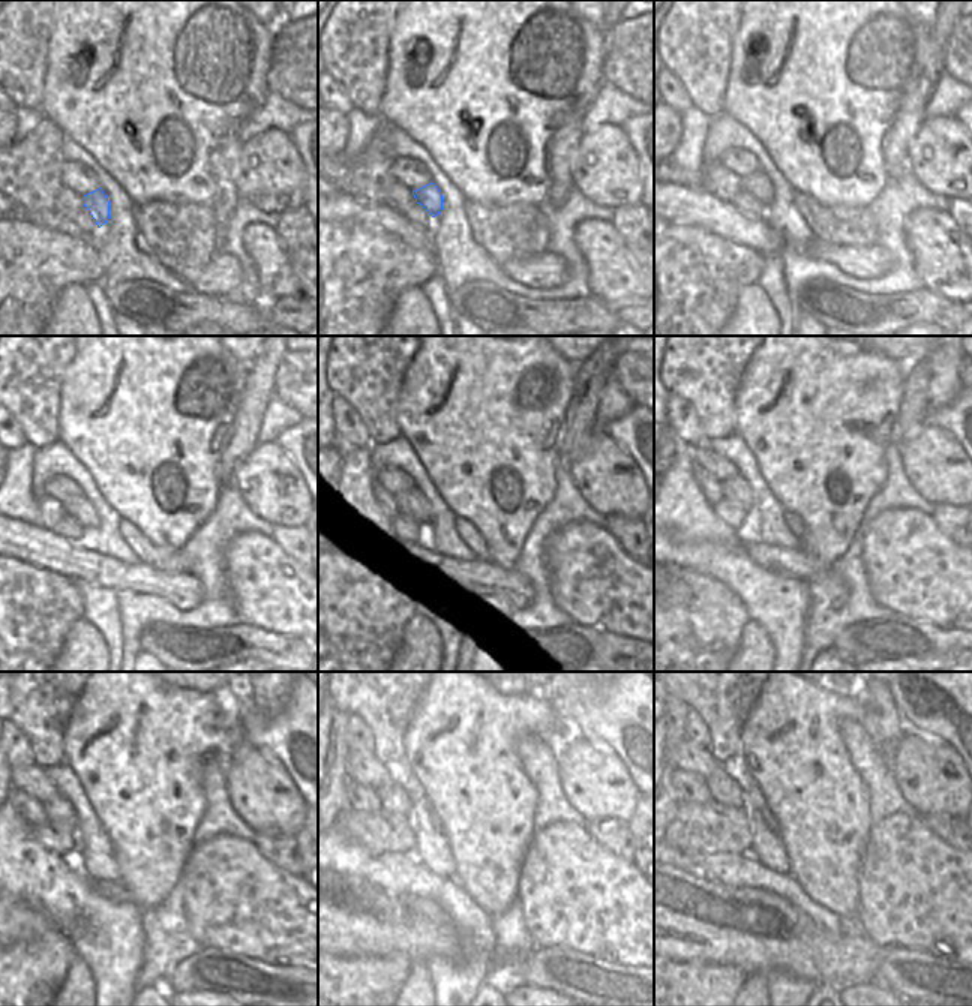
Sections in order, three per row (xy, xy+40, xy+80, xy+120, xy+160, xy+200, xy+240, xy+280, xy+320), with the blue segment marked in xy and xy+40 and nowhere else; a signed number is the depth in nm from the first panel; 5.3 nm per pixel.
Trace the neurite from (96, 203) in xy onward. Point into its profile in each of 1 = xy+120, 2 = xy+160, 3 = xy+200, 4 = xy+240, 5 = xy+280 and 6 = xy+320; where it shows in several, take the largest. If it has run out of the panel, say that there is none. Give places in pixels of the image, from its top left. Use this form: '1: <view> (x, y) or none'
1: xy+120 (78, 507)
2: xy+160 (411, 501)
3: xy+200 (737, 489)
4: xy+240 (59, 811)
5: xy+280 (393, 799)
6: xy+320 (723, 789)

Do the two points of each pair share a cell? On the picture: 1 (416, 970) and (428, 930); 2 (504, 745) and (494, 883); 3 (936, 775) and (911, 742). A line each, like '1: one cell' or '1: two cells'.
1: two cells
2: one cell
3: one cell

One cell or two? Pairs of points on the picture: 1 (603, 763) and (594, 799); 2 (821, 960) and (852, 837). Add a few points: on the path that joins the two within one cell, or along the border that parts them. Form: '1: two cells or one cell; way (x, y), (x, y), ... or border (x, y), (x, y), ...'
1: one cell; way (596, 772), (596, 790)
2: two cells; border (854, 916), (842, 919)

